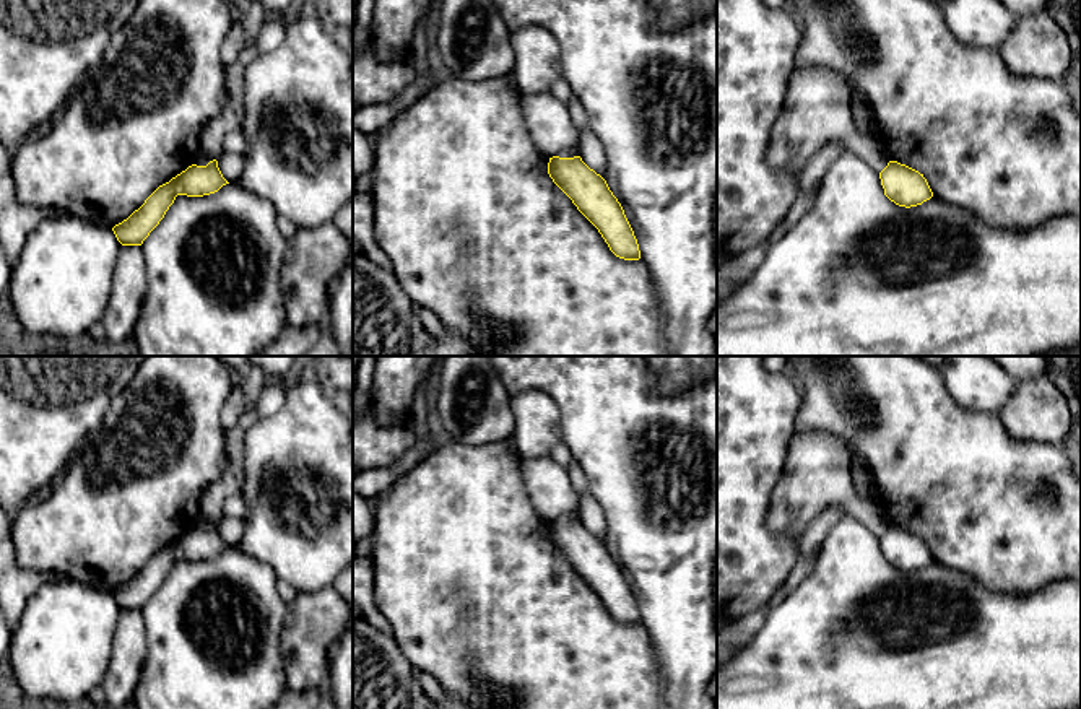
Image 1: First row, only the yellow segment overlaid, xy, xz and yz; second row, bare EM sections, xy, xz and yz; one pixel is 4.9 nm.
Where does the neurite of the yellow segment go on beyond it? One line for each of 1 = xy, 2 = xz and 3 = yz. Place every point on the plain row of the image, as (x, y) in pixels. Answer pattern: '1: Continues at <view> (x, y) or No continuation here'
1: No continuation here
2: No continuation here
3: No continuation here

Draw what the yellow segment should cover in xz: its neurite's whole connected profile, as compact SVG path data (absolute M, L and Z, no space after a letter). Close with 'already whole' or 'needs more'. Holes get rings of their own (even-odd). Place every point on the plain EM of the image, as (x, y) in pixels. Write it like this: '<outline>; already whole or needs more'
M553 520L548 527L553 546L572 564L577 574L598 594L610 615L624 624L639 624L634 595L606 545L580 520Z; already whole

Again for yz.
M889 525L879 543L884 559L899 571L917 571L933 561L923 538L897 525Z; already whole

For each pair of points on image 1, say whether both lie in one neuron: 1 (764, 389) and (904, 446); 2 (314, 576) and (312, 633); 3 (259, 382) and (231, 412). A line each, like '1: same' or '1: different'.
1: different
2: different
3: same

